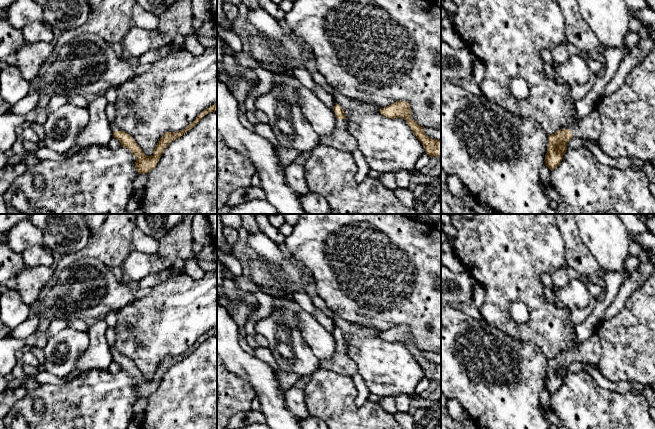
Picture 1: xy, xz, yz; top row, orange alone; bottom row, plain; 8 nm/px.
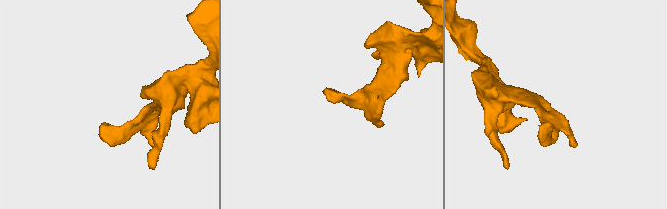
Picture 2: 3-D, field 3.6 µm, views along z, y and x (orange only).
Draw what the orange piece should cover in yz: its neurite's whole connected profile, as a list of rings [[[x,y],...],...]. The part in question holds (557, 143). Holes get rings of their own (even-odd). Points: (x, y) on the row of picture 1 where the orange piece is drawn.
[[[595,108],[587,116],[581,118],[577,124],[569,126],[567,129],[560,129],[556,133],[549,135],[545,165],[550,170],[554,170],[559,166],[567,150],[567,143],[572,137],[597,141],[601,130],[601,120]]]

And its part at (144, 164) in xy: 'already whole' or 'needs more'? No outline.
needs more

